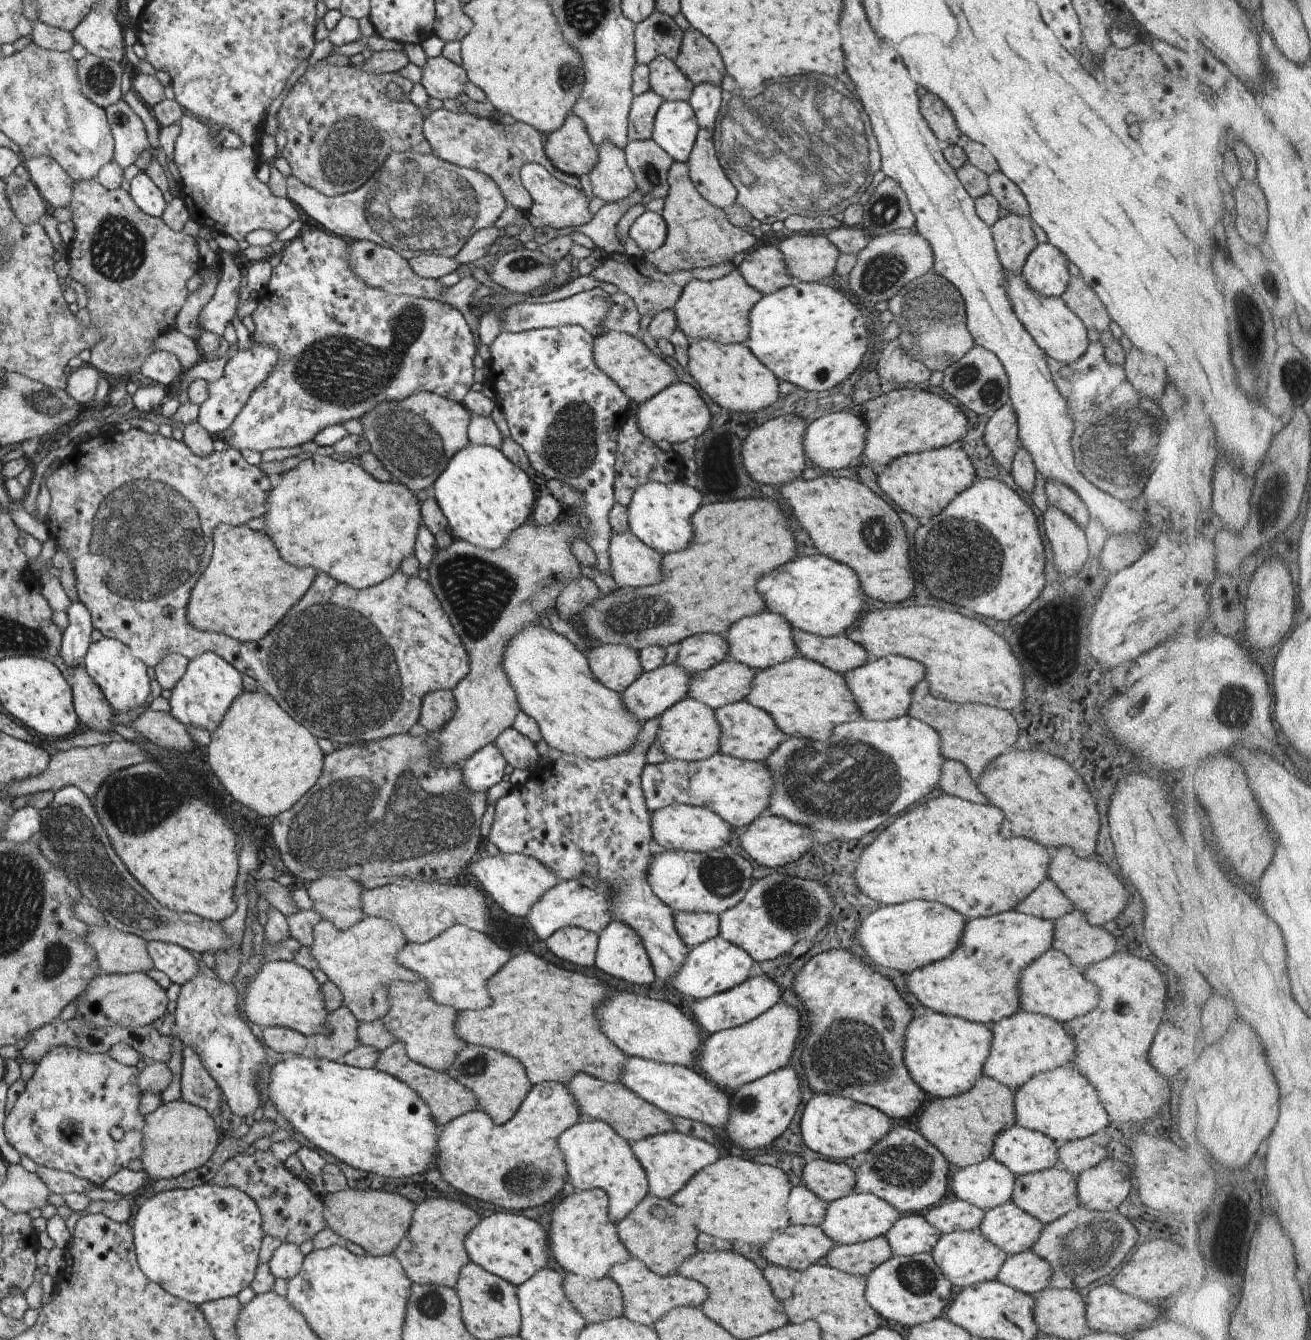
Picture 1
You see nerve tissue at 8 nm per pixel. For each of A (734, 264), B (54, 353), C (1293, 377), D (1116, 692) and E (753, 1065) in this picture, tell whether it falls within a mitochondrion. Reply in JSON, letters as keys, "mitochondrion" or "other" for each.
{"A":"other","B":"other","C":"mitochondrion","D":"other","E":"other"}

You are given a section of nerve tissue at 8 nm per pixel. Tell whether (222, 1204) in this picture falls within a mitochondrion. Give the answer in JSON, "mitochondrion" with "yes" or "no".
{"mitochondrion":"no"}

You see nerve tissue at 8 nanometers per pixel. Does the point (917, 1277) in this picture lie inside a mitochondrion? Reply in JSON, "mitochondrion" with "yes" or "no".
{"mitochondrion":"yes"}

